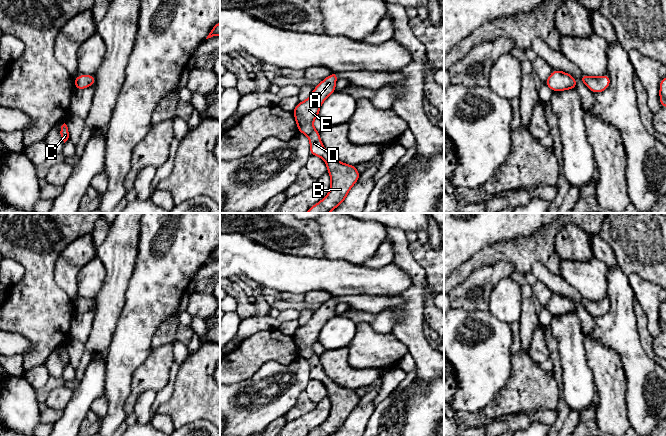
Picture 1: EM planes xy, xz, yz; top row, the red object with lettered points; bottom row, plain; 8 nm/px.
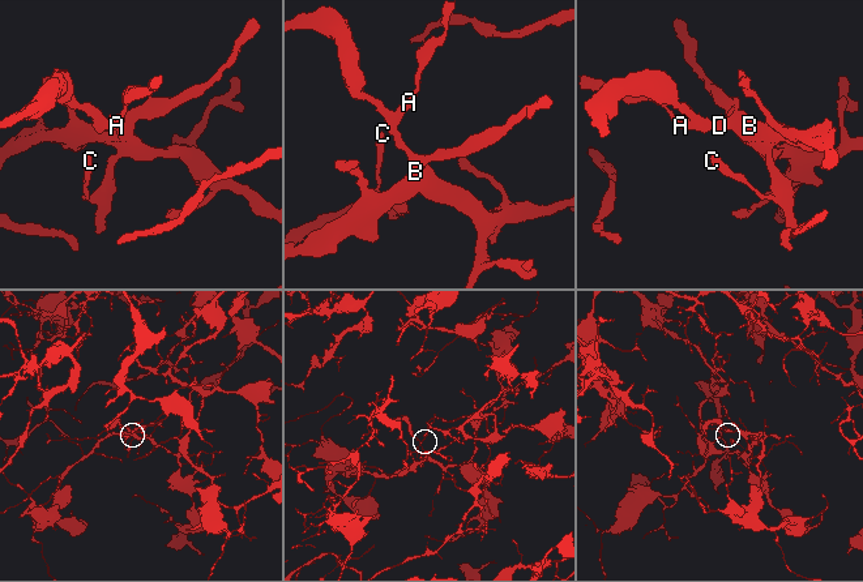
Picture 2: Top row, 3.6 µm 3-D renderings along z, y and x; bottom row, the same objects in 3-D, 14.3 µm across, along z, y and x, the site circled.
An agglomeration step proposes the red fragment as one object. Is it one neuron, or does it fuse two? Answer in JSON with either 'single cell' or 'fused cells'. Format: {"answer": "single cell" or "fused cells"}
{"answer": "single cell"}

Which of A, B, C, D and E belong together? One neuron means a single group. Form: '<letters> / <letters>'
A B C D E

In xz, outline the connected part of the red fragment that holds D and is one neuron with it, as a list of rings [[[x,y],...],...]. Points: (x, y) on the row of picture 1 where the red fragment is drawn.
[[[333,72],[322,80],[308,99],[299,102],[293,111],[298,131],[309,137],[311,155],[320,156],[325,161],[331,177],[331,186],[327,196],[305,213],[329,213],[334,210],[345,200],[351,187],[360,177],[355,166],[339,162],[326,151],[319,137],[319,131],[313,127],[313,121],[318,117],[322,103],[336,91],[337,74],[338,72]]]

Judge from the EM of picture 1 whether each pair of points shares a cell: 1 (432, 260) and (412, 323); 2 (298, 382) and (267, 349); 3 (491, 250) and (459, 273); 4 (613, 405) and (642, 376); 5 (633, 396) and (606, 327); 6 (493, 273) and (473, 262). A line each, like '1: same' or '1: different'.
1: different
2: different
3: same
4: different
5: same
6: different

